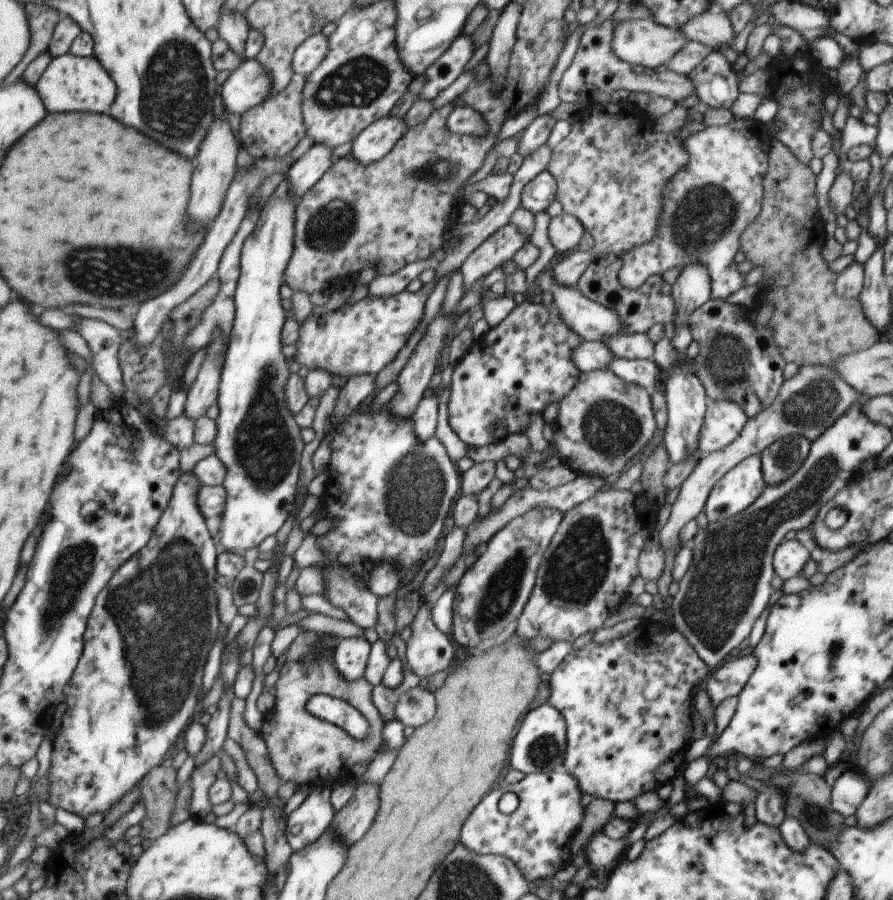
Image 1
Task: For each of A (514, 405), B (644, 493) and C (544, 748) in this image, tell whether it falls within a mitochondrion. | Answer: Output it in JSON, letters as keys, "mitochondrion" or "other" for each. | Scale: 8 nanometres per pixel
{"A":"other","B":"other","C":"mitochondrion"}

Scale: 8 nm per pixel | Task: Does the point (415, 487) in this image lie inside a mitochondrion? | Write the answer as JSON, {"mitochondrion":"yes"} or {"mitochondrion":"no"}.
{"mitochondrion":"yes"}

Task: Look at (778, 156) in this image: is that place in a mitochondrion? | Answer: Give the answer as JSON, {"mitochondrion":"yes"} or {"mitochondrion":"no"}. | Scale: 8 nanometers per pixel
{"mitochondrion":"no"}

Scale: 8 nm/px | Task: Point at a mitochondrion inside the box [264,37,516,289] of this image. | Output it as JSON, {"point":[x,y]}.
{"point":[359,82]}

